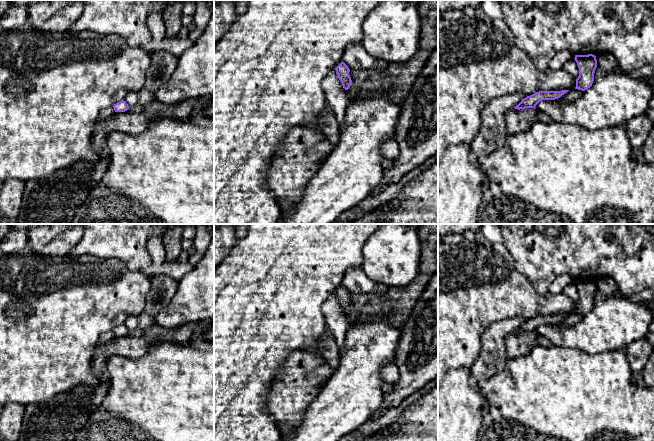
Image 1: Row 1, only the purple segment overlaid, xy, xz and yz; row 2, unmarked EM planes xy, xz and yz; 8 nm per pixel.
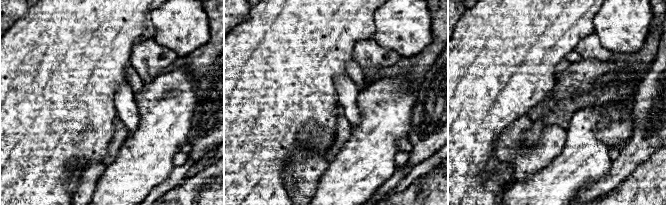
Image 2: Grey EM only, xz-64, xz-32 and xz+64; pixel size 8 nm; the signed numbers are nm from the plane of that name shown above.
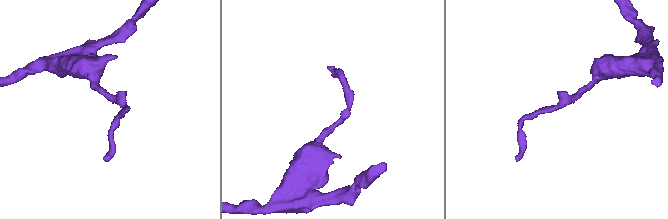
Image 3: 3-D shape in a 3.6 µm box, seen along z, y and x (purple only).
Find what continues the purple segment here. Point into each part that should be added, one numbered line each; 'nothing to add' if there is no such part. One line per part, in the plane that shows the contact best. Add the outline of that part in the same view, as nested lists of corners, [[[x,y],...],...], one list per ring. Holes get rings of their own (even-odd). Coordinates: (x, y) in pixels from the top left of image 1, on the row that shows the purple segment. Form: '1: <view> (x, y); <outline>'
nothing to add

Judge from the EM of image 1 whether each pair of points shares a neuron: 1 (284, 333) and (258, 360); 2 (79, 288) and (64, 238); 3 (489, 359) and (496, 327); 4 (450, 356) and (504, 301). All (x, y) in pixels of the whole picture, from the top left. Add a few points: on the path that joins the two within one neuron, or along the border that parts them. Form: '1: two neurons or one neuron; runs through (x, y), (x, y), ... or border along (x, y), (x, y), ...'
1: one neuron; runs through (277, 340), (264, 353)
2: two neurons; border along (69, 253), (45, 255)
3: one neuron; runs through (493, 351), (493, 337), (495, 335)
4: one neuron; runs through (460, 341), (489, 312)

